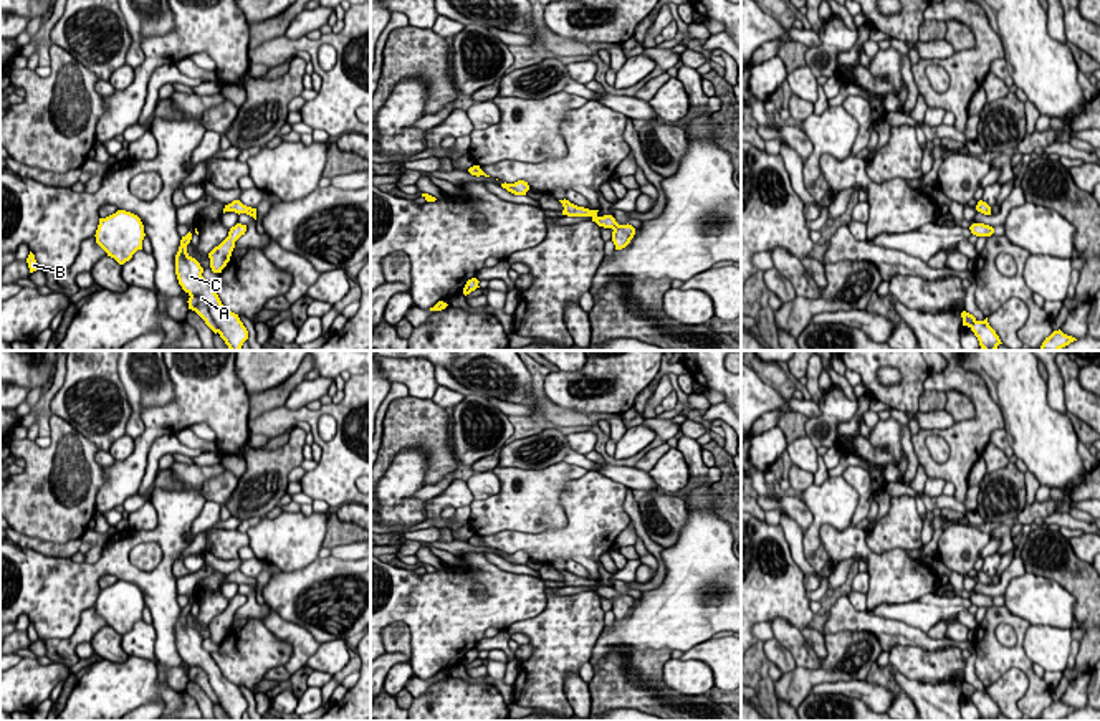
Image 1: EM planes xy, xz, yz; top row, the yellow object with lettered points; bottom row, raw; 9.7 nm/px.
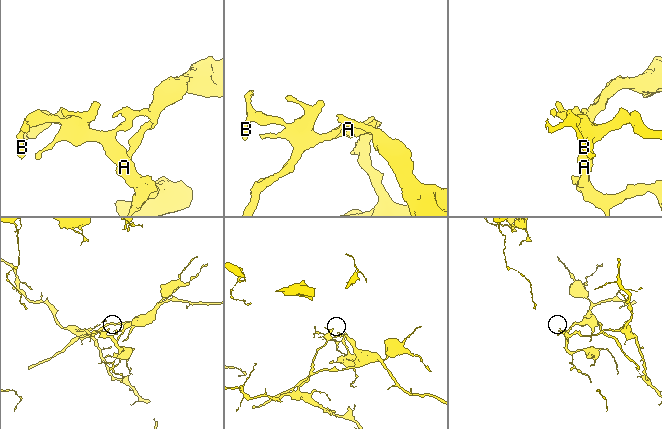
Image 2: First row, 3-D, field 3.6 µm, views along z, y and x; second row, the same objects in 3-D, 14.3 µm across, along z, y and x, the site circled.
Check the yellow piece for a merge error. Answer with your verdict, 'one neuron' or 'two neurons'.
two neurons

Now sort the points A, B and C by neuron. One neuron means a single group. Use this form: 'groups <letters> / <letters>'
groups A / B C

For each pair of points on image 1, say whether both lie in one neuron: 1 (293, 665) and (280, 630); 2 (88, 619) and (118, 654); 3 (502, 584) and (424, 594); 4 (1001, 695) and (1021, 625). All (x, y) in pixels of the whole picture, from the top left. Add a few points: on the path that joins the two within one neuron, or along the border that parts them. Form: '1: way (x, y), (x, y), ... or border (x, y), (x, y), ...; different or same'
1: way (296, 655), (296, 644), (290, 637); same
2: border (106, 624), (88, 642); different
3: way (487, 604), (444, 606); same
4: border (1029, 680), (1019, 670), (1009, 668), (988, 688); different

